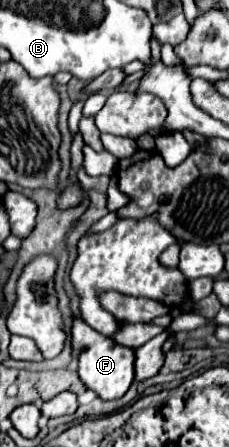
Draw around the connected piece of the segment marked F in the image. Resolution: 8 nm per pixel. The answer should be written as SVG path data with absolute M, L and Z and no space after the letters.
M76 318L72 326L72 346L78 358L78 374L86 388L94 390L102 400L122 398L134 380L134 350L116 346L108 336L96 334L84 320Z

